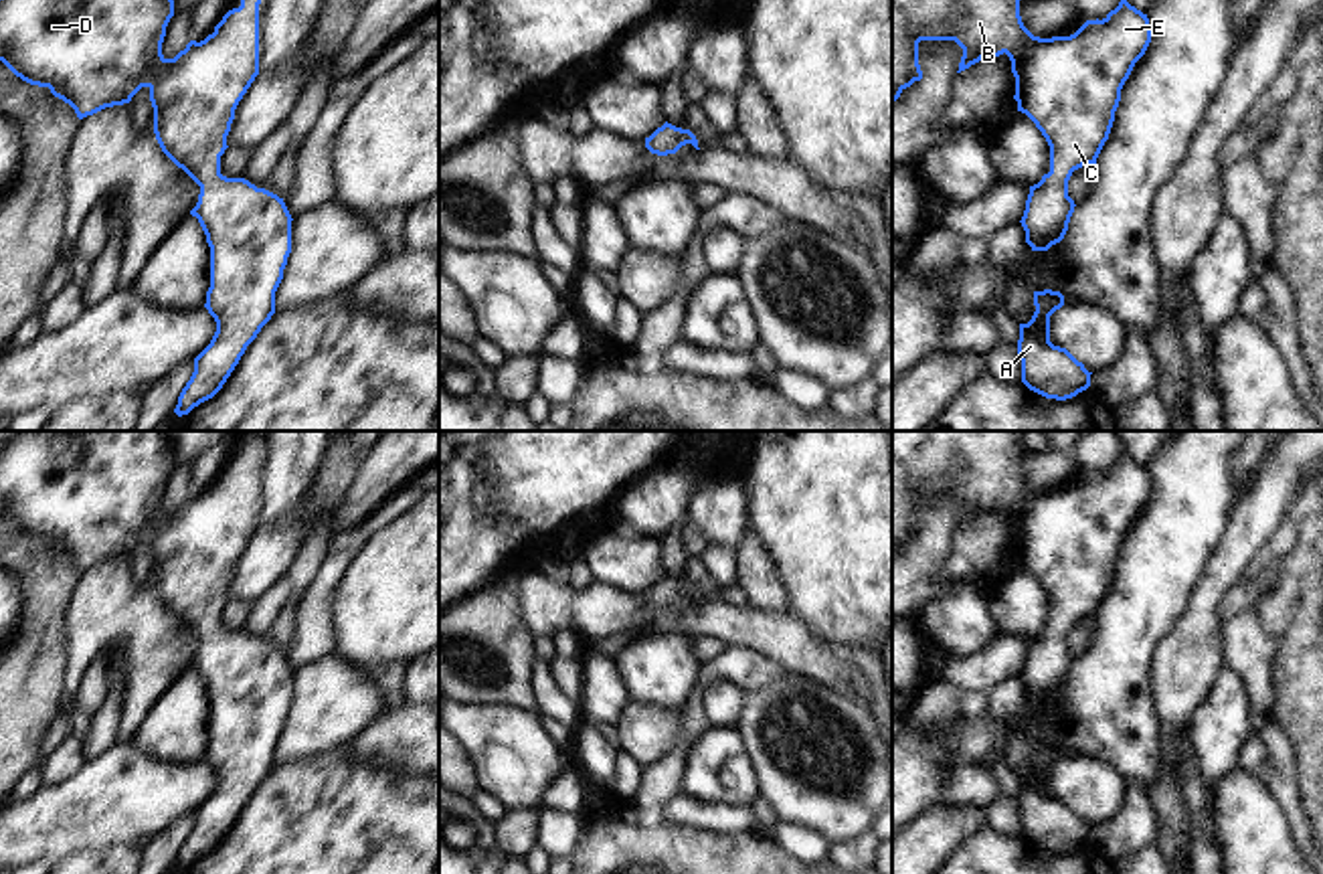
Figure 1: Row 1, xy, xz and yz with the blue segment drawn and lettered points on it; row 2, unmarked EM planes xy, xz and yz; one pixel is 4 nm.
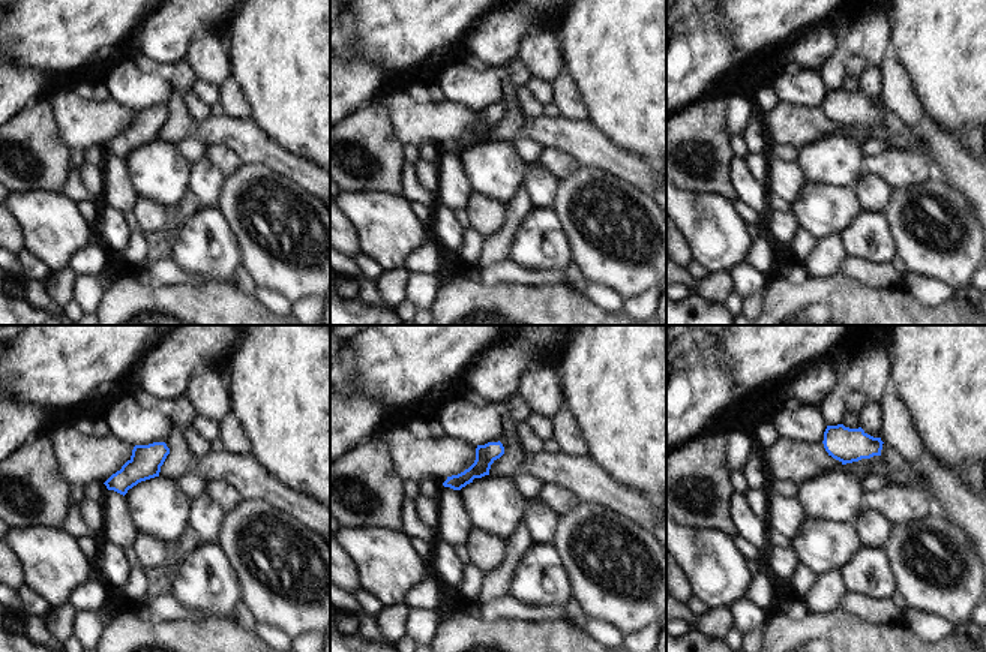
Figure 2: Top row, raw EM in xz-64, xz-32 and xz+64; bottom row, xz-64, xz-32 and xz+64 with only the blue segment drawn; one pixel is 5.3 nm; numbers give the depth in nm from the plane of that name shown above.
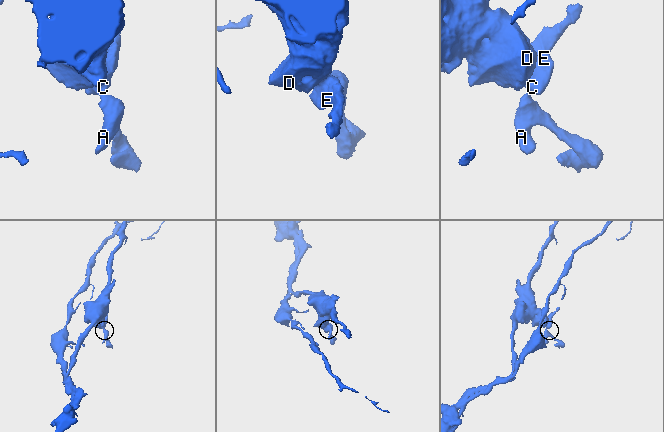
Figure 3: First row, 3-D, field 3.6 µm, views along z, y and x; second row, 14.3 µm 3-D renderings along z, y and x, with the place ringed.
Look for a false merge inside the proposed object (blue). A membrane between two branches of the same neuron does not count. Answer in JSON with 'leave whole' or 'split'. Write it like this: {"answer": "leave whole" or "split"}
{"answer": "leave whole"}

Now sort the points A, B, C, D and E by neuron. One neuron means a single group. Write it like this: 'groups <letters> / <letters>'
groups A B C D E

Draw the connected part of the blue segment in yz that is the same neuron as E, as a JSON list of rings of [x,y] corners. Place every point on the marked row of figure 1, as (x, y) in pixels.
[[[892,0],[892,105],[906,87],[922,79],[920,40],[955,40],[963,49],[957,73],[987,57],[1009,57],[1018,111],[1036,123],[1050,146],[1050,172],[1030,186],[1020,221],[1032,251],[1048,251],[1064,239],[1076,206],[1068,196],[1068,180],[1074,170],[1096,164],[1121,89],[1151,42],[1147,14],[1121,0],[1102,20],[1086,20],[1070,36],[1040,38],[1024,26],[1020,0]]]

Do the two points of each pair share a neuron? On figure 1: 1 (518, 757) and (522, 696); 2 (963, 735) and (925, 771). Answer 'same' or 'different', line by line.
1: different
2: same

